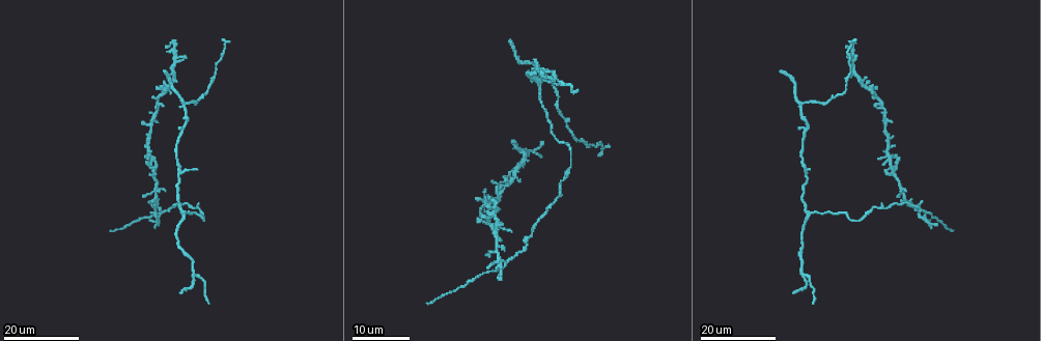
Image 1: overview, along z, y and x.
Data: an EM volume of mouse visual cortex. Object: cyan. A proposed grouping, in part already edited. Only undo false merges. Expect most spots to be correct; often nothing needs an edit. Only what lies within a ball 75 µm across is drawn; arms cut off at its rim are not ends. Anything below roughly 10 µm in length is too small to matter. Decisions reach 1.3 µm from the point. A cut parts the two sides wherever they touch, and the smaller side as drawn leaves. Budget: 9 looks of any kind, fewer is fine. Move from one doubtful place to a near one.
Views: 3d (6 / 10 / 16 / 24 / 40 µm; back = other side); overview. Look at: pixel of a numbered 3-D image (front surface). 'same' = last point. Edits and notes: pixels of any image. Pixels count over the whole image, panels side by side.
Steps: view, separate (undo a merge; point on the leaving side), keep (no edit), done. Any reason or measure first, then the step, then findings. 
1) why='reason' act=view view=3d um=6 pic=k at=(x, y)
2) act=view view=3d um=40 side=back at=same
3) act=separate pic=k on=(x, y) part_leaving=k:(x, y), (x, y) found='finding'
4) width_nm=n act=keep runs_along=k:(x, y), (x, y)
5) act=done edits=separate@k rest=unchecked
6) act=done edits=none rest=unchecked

why='calibre changes' act=view view=3d um=24 pic=1 at=(213, 76)

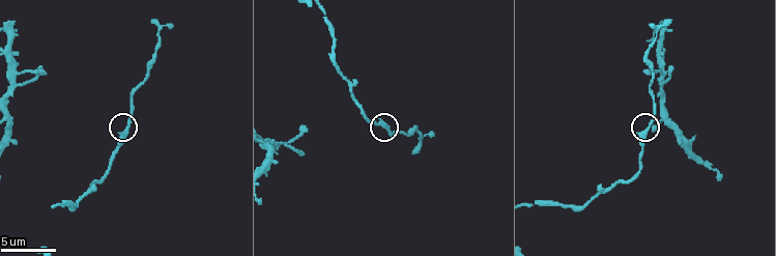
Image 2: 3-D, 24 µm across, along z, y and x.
why='zoom in' act=view view=3d um=6 pic=2 at=(128, 127)

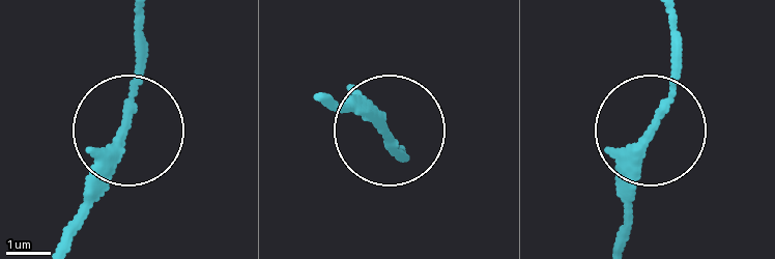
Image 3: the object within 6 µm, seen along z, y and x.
act=keep runs_along=3:(57, 241), (123, 131), (139, 33) found='continuous, no second cell'

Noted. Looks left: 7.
why='four arms meet' act=view view=3d um=16 pic=1 at=(183, 104)

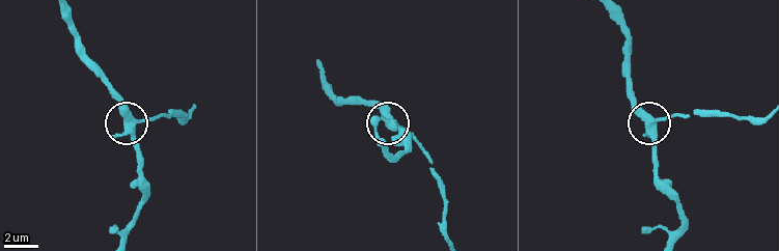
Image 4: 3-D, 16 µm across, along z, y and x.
act=view view=3d um=6 pic=4 at=(134, 123)

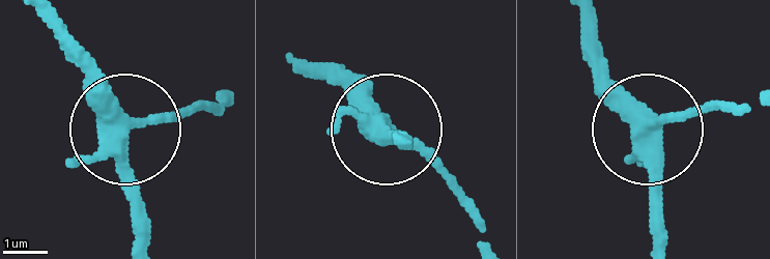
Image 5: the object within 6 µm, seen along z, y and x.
width_nm=380 act=keep found='continuous, no second cell'

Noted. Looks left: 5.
why='three arms meet' act=view view=3d um=16 pic=1 at=(162, 213)

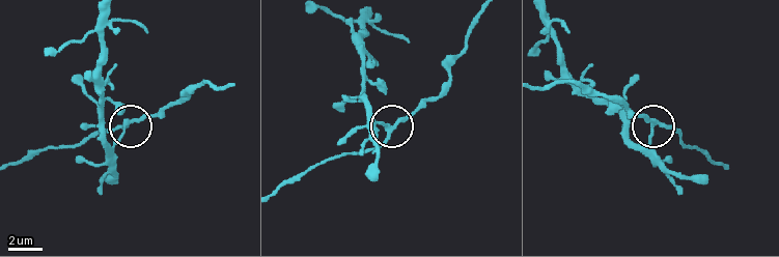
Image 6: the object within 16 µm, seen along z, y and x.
why='zoom in' act=view view=3d um=10 pic=6 at=(128, 121)

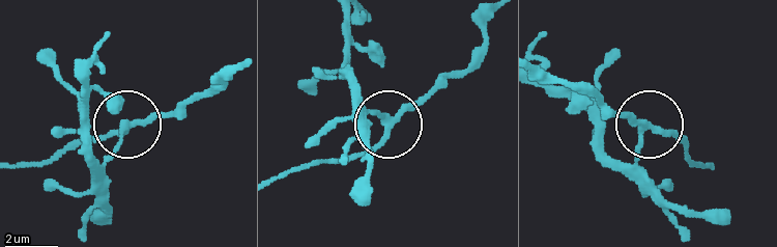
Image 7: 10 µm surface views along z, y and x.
act=view view=3d um=6 pic=7 at=(644, 128)

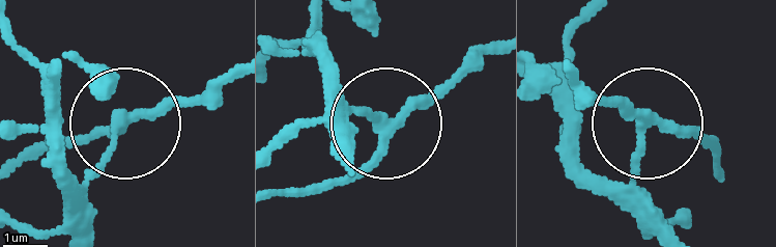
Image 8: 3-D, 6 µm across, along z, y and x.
act=keep runs_along=8:(563, 67), (604, 101), (715, 134) found='all the same cell'

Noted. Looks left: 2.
why='a fork' act=view view=3d um=16 pic=1 at=(184, 214)

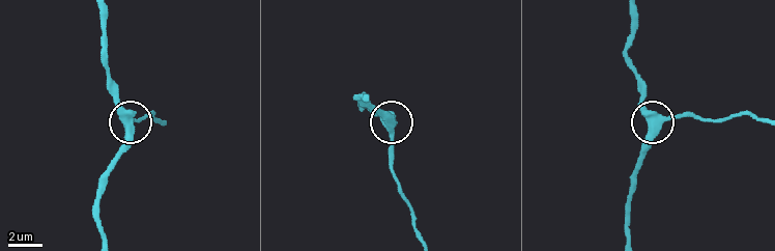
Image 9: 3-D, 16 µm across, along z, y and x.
act=view view=3d um=6 pic=9 at=(651, 121)

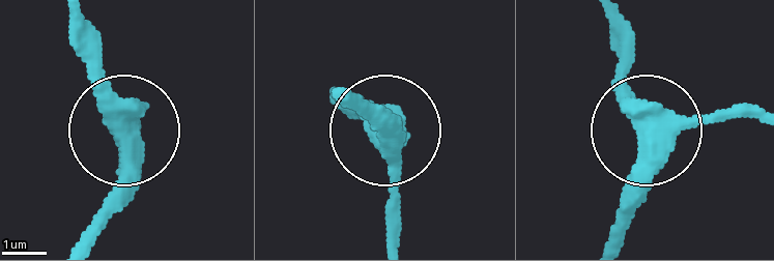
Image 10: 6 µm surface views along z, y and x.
act=keep runs_along=10:(753, 113), (676, 113), (653, 124), (624, 232) found='one cell here'

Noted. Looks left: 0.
act=done edits=none rest=unchecked

